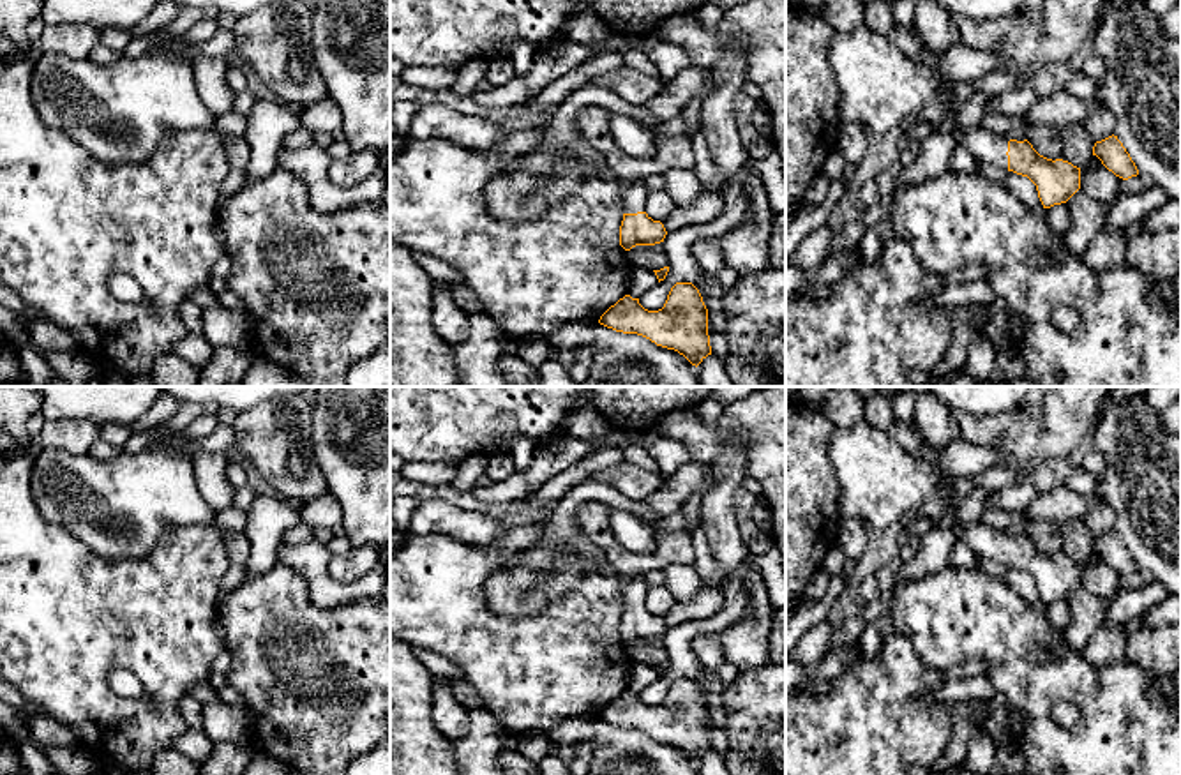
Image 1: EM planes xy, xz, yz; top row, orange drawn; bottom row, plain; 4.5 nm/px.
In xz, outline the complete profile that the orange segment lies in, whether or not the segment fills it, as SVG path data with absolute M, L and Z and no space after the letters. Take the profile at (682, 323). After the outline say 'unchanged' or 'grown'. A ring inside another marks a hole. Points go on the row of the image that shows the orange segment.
M676 282L658 311L648 311L639 298L625 295L600 316L598 323L674 350L696 367L711 355L708 309L692 282Z | unchanged

